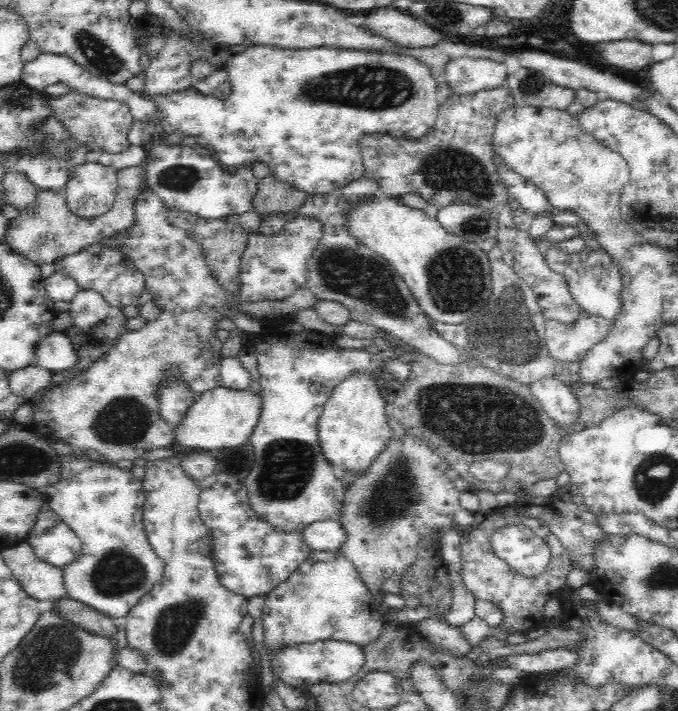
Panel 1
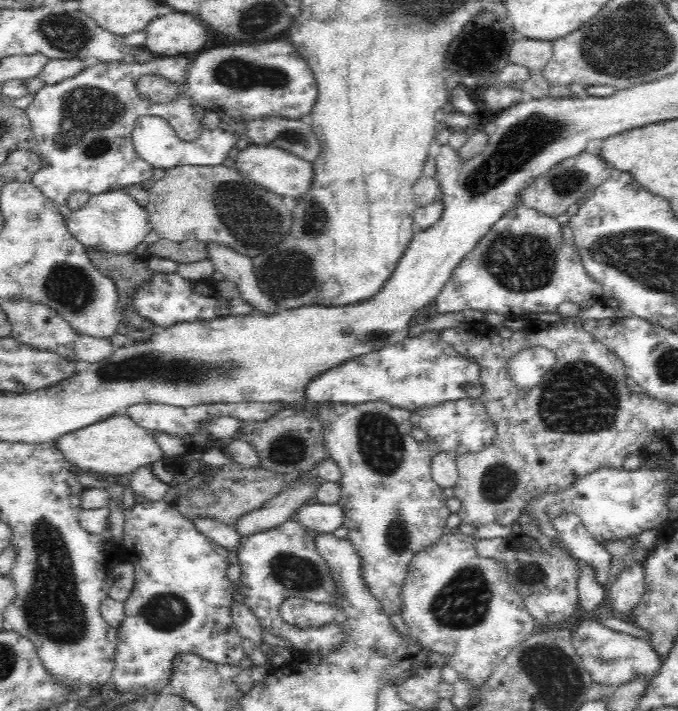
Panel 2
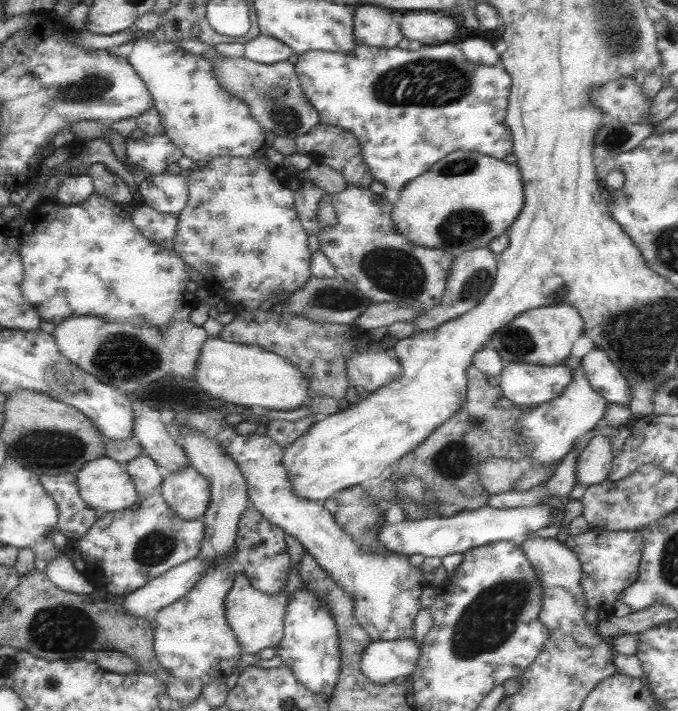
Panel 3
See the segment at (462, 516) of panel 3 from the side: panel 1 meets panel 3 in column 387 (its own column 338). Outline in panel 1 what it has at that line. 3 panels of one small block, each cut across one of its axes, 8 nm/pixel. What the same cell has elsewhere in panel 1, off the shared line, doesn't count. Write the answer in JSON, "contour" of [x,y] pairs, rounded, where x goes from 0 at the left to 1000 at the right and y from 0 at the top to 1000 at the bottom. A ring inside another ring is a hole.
{"contour":[[[487,730],[457,737],[444,752],[459,774],[466,776],[500,775],[513,759],[513,750],[503,737]]]}

